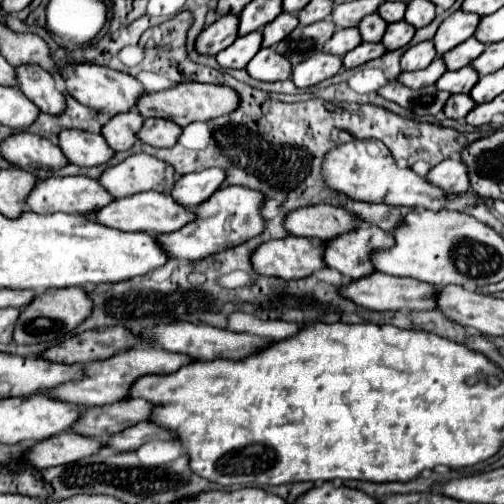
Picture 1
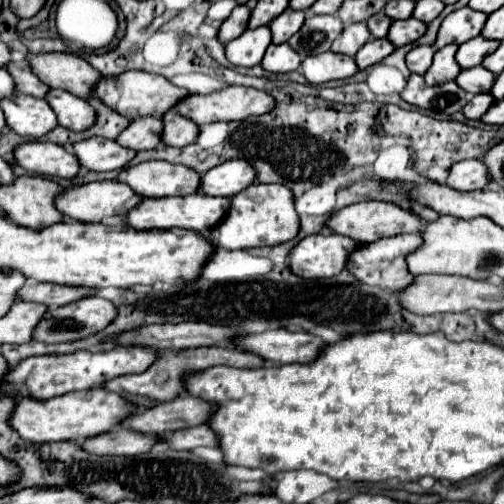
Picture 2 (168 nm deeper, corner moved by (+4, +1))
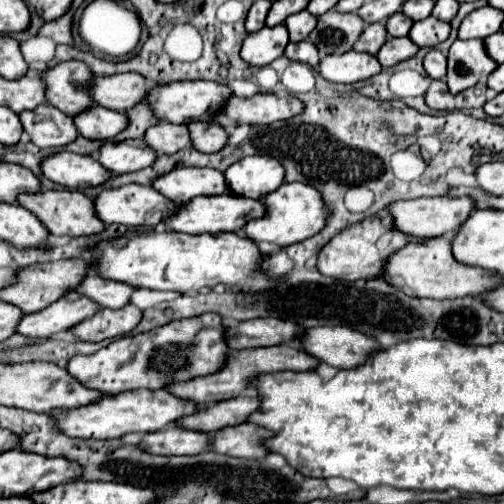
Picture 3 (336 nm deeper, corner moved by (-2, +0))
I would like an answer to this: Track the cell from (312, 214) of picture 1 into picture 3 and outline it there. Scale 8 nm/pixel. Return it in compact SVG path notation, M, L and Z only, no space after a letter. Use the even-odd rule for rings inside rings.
M437 196L437 198L417 198L417 200L405 200L405 202L395 202L389 204L387 214L393 218L393 228L401 230L407 236L417 236L417 238L431 238L431 236L441 236L441 234L451 234L453 230L459 228L459 224L475 210L475 204L471 198L449 198L449 196Z

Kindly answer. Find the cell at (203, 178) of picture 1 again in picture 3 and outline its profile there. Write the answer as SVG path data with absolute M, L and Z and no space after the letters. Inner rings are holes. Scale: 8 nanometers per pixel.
M247 156L231 164L225 172L227 188L237 196L263 198L283 184L283 166L271 156Z

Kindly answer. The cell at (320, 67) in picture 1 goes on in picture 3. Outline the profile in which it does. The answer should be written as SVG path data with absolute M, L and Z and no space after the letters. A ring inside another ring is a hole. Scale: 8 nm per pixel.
M345 52L345 54L331 54L319 62L319 74L329 82L353 84L367 80L381 72L381 66L375 56L363 52Z

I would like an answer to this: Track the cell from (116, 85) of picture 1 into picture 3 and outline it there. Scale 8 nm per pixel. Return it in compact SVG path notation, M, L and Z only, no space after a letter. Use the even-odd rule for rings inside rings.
M193 80L193 82L157 84L151 88L151 92L147 92L145 102L149 104L157 120L167 120L173 124L189 124L193 120L211 120L229 96L231 96L231 90L223 84L207 82L207 80Z

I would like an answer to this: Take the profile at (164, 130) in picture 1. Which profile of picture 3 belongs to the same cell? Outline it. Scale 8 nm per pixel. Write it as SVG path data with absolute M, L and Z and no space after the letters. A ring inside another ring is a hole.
M213 120L191 122L189 132L191 132L191 146L199 152L219 152L227 140L225 130Z

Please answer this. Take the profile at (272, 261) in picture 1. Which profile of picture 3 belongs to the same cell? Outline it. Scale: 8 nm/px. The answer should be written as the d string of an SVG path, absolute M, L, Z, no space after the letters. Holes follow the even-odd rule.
M387 214L375 216L373 220L363 220L359 224L353 224L351 228L345 228L343 232L339 232L335 238L331 238L317 256L317 270L323 276L331 276L331 278L343 278L343 280L359 280L359 278L371 278L371 276L379 276L383 272L383 260L403 248L407 242L411 240L419 240L413 236L407 236L403 232L395 232L395 228L391 226L391 218Z

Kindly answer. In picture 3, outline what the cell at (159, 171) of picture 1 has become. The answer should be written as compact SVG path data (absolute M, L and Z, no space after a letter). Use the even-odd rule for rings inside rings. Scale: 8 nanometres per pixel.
M175 168L157 176L151 186L177 206L187 204L195 196L215 196L227 192L223 172L213 168Z

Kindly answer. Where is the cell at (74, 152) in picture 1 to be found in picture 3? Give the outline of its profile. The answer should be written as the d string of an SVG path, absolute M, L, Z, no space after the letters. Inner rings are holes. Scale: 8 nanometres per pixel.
M125 140L125 142L105 142L99 152L97 160L103 168L111 170L113 174L127 174L147 168L155 162L157 154L143 144L143 140Z

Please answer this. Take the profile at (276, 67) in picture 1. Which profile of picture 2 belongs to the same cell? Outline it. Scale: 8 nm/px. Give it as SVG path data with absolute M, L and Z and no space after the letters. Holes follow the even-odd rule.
M289 43L271 45L261 61L261 67L269 73L289 73L301 67L301 57L297 51L293 51L293 47L289 47Z

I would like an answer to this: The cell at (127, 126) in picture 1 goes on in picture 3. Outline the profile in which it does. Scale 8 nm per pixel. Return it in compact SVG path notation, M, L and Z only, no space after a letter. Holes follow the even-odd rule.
M157 122L155 126L151 126L145 132L145 138L143 140L157 154L175 154L181 148L187 148L191 144L187 126L167 124L167 122Z

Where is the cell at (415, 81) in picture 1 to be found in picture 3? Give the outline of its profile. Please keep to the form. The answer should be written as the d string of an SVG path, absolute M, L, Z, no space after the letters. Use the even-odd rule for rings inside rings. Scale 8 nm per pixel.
M455 40L449 48L447 62L449 68L445 80L451 94L459 94L477 84L497 68L497 64L485 54L483 40Z

